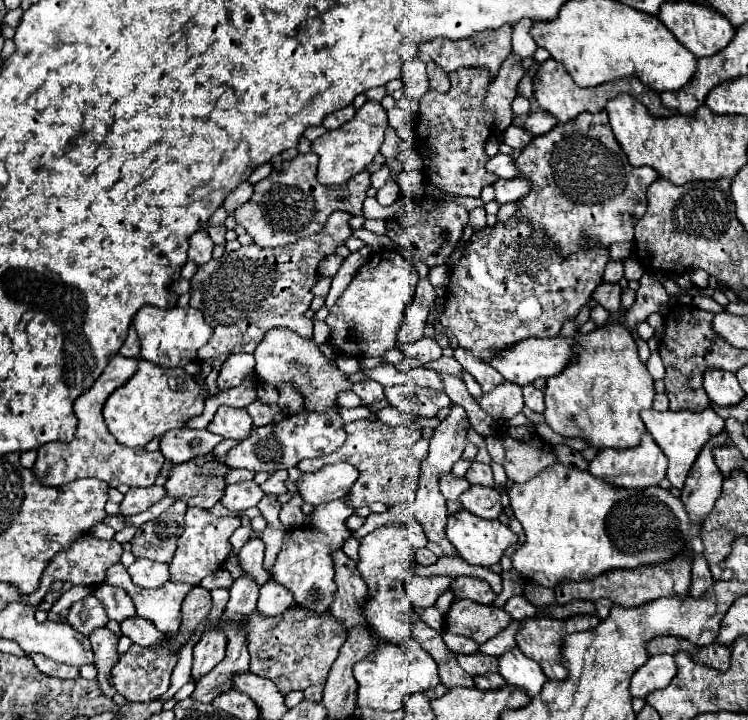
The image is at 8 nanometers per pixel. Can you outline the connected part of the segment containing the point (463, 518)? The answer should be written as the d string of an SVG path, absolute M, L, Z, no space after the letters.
M460 511L460 513L448 517L446 535L448 535L450 543L456 547L458 555L460 555L464 561L468 561L470 565L480 565L480 567L490 567L490 565L498 563L500 557L504 555L504 551L506 551L508 547L516 545L516 541L518 541L516 533L514 533L508 525L500 523L498 519L494 519L494 521L484 521L484 519L472 515L472 513L468 513L468 511Z

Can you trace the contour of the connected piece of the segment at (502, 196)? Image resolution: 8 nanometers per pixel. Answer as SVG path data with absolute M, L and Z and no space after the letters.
M514 177L510 181L496 181L494 183L494 193L496 193L496 201L498 205L504 203L512 203L518 201L520 197L524 197L530 191L530 181L522 179L522 177Z

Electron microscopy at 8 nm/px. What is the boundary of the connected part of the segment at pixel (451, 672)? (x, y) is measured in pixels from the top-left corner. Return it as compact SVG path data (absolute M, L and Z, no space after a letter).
M450 659L444 665L438 665L440 671L440 681L452 689L452 687L474 687L474 679L472 675L466 675L466 671L462 671L462 667L458 667L456 659Z

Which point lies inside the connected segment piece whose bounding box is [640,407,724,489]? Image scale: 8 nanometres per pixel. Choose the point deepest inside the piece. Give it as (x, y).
(681, 435)

